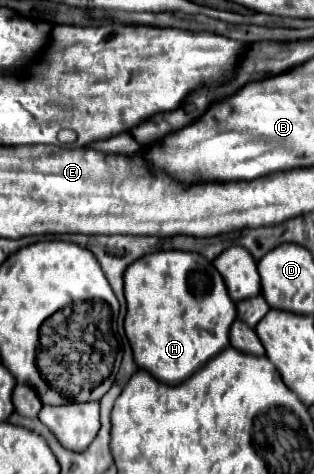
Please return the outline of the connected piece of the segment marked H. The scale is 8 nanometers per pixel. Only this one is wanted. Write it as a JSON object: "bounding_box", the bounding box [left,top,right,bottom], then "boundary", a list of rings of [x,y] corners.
{"bounding_box":[124,251,236,385],"boundary":[[[158,251],[134,261],[124,273],[124,293],[128,313],[124,321],[126,337],[134,351],[134,361],[162,383],[176,385],[194,375],[208,359],[218,355],[228,343],[230,325],[236,319],[236,305],[228,295],[222,275],[198,253],[190,251]]]}

